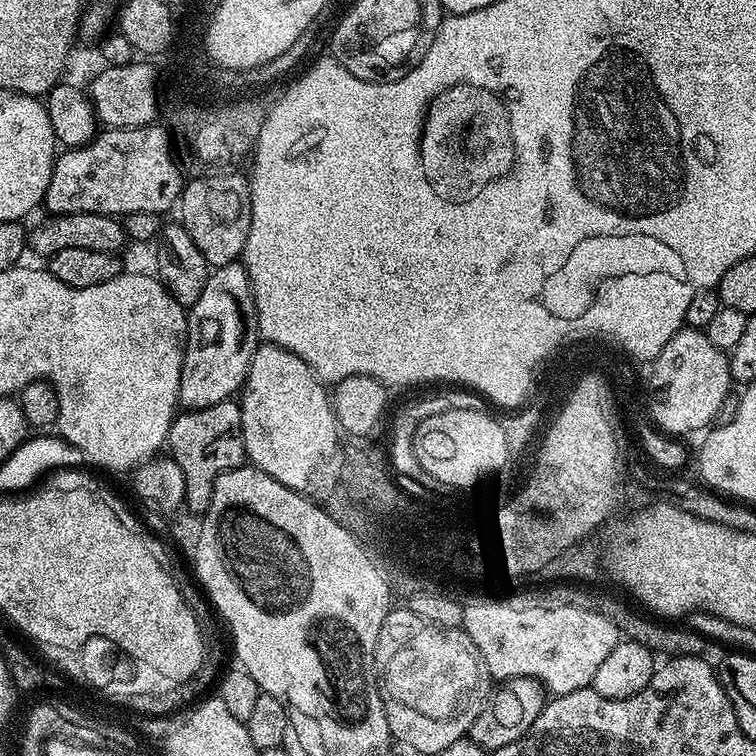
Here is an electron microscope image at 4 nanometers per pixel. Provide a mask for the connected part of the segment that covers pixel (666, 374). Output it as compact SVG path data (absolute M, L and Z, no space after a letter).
M685 326L676 332L650 366L651 423L665 434L707 429L715 421L722 398L734 388L728 357L729 353L710 342L707 331Z

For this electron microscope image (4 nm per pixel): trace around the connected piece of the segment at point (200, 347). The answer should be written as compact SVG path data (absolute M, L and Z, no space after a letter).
M243 263L212 268L202 286L202 294L198 294L198 302L194 302L187 313L188 339L184 341L178 386L179 407L184 410L205 408L233 399L243 389L248 367L252 365L252 332L254 336L256 328L256 307Z

